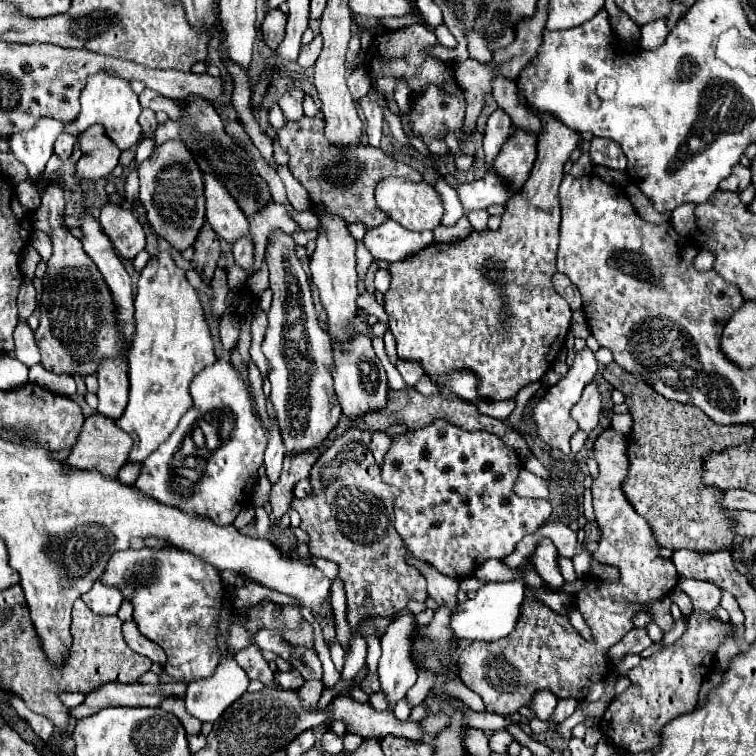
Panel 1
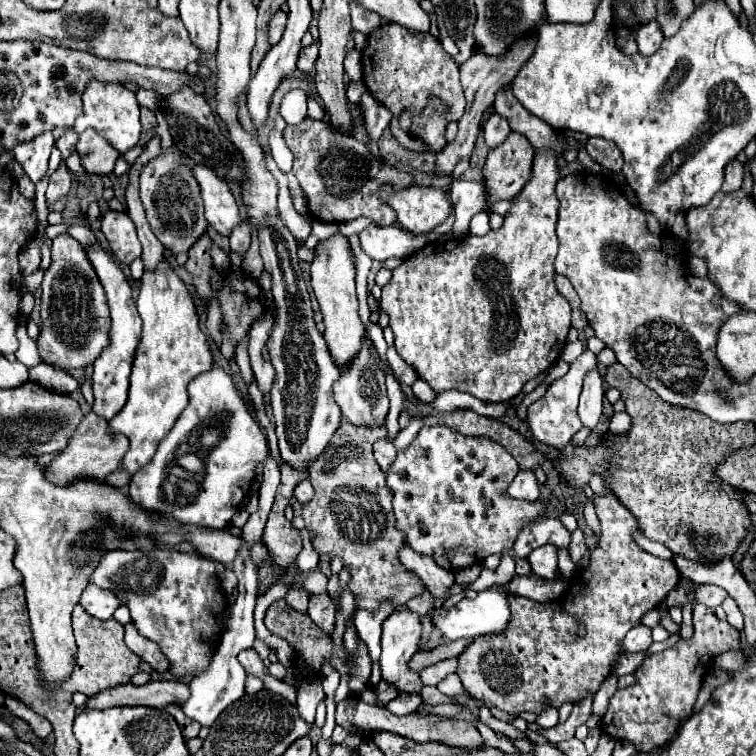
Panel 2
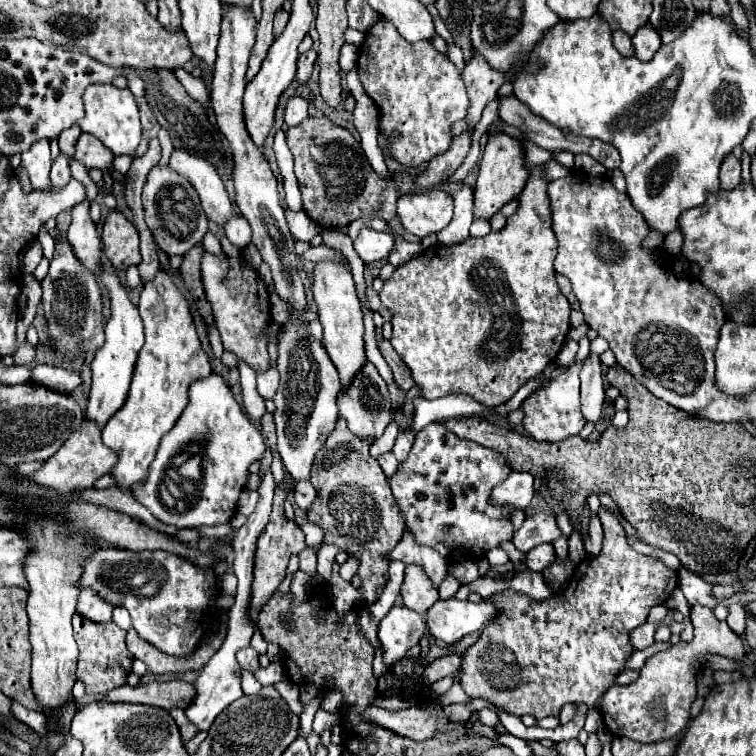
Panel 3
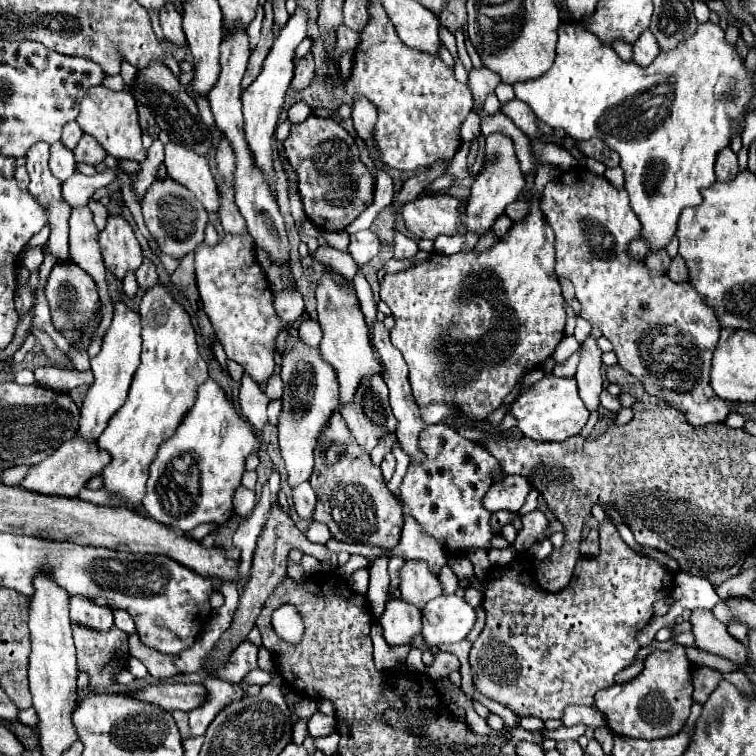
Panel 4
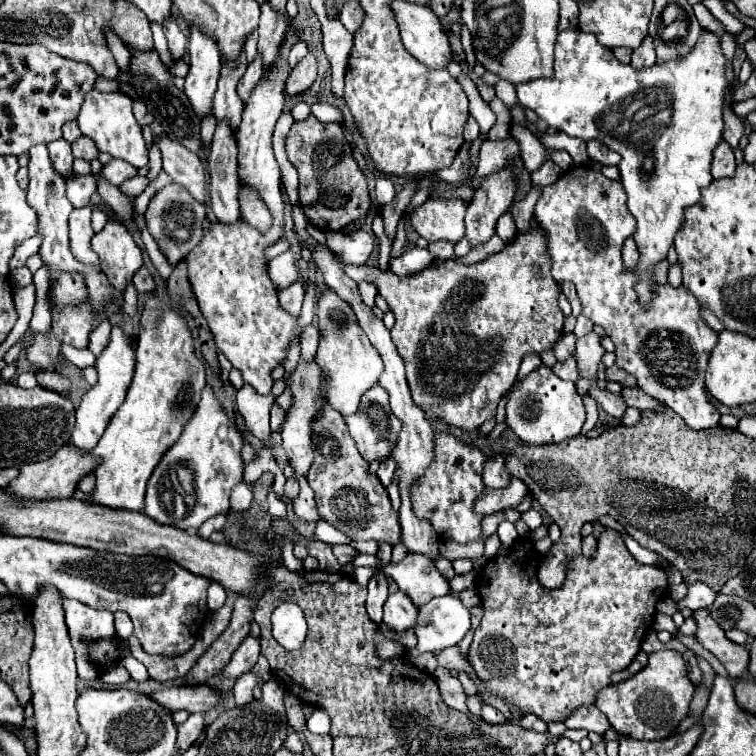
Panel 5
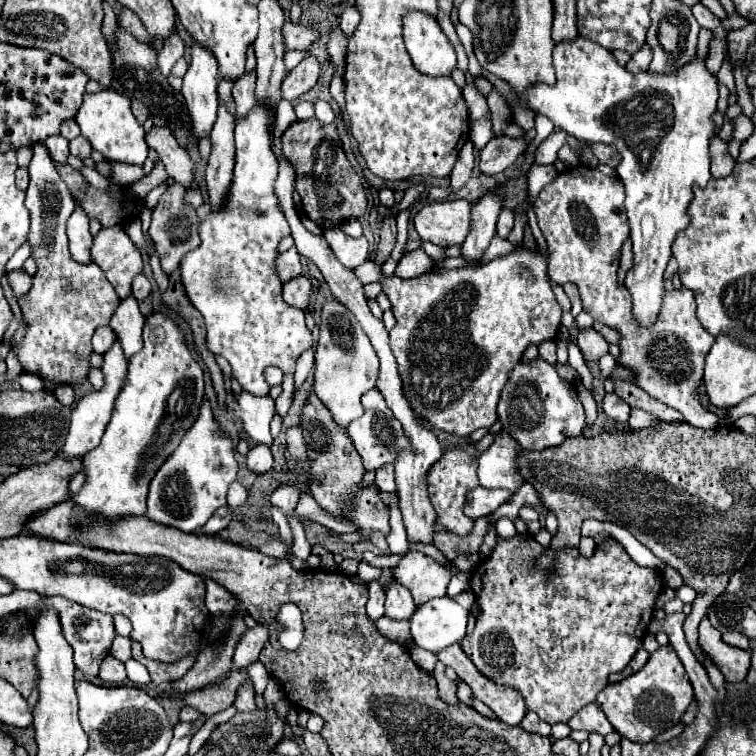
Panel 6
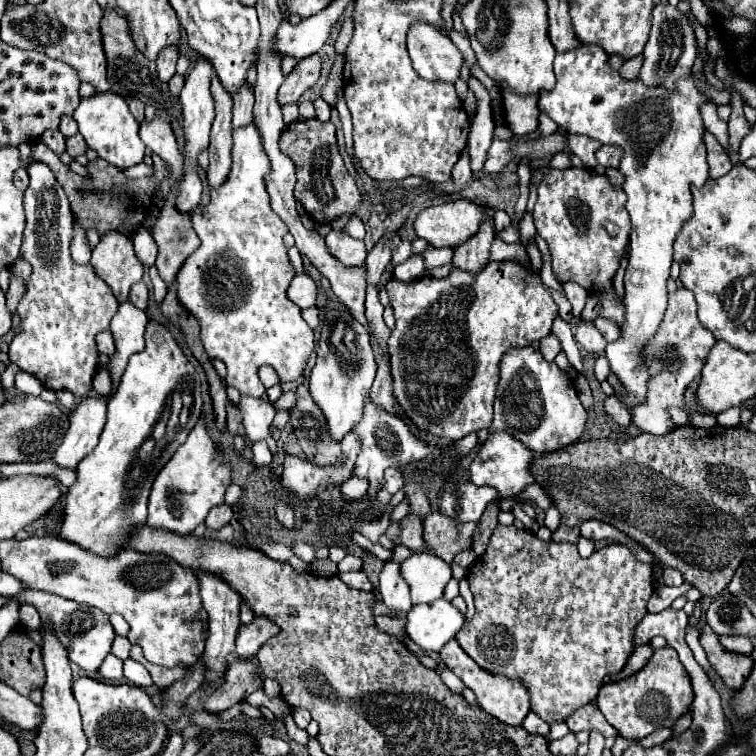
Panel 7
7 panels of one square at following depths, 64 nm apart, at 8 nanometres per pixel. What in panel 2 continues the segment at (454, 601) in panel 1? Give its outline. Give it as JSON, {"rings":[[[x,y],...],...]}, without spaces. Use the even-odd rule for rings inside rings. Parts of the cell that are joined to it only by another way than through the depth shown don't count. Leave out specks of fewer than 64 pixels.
{"rings":[[[408,544],[400,550],[400,560],[406,568],[410,568],[412,572],[416,572],[426,588],[432,592],[434,598],[448,598],[450,596],[450,588],[456,584],[454,574],[446,572],[444,568],[440,568],[438,564],[434,564],[434,560],[430,556],[422,556],[418,552],[414,552]]]}

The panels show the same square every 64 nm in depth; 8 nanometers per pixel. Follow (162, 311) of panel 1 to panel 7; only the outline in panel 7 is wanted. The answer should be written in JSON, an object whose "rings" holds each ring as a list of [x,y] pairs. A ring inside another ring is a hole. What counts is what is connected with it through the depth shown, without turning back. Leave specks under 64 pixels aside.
{"rings":[[[150,320],[146,326],[146,348],[134,356],[126,366],[116,394],[108,404],[108,420],[100,434],[100,442],[90,456],[80,460],[76,472],[78,480],[66,494],[64,522],[60,538],[76,542],[82,548],[98,552],[102,556],[114,556],[128,540],[134,526],[146,520],[146,504],[154,476],[164,468],[176,448],[186,440],[188,432],[200,418],[202,412],[202,382],[194,364],[184,356],[182,348],[174,340],[166,324]]]}

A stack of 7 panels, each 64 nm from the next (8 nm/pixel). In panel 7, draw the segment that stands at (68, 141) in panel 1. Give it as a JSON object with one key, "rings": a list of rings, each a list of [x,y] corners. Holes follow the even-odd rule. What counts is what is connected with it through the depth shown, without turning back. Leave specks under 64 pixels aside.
{"rings":[[[62,116],[62,120],[60,120],[60,132],[62,132],[66,138],[78,134],[78,124],[76,124],[76,120],[74,120],[72,116]]]}

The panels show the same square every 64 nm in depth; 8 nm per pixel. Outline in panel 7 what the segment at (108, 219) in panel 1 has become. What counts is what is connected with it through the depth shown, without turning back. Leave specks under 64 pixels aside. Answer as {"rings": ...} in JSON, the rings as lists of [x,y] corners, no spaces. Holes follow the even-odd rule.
{"rings":[[[106,232],[106,236],[100,236],[100,242],[92,250],[90,264],[120,302],[128,300],[132,284],[142,280],[144,272],[132,248],[132,240],[120,232]]]}

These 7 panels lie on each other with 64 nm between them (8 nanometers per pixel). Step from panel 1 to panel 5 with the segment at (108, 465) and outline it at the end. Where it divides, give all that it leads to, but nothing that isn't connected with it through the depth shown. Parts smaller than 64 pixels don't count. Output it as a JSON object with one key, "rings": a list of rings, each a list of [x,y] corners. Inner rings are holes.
{"rings":[[[72,444],[62,446],[52,458],[34,462],[34,464],[24,464],[20,470],[20,476],[8,486],[10,492],[14,492],[22,500],[50,500],[50,498],[70,498],[78,486],[78,482],[90,474],[98,466],[98,460],[90,456],[90,452],[82,452],[74,448]]]}

